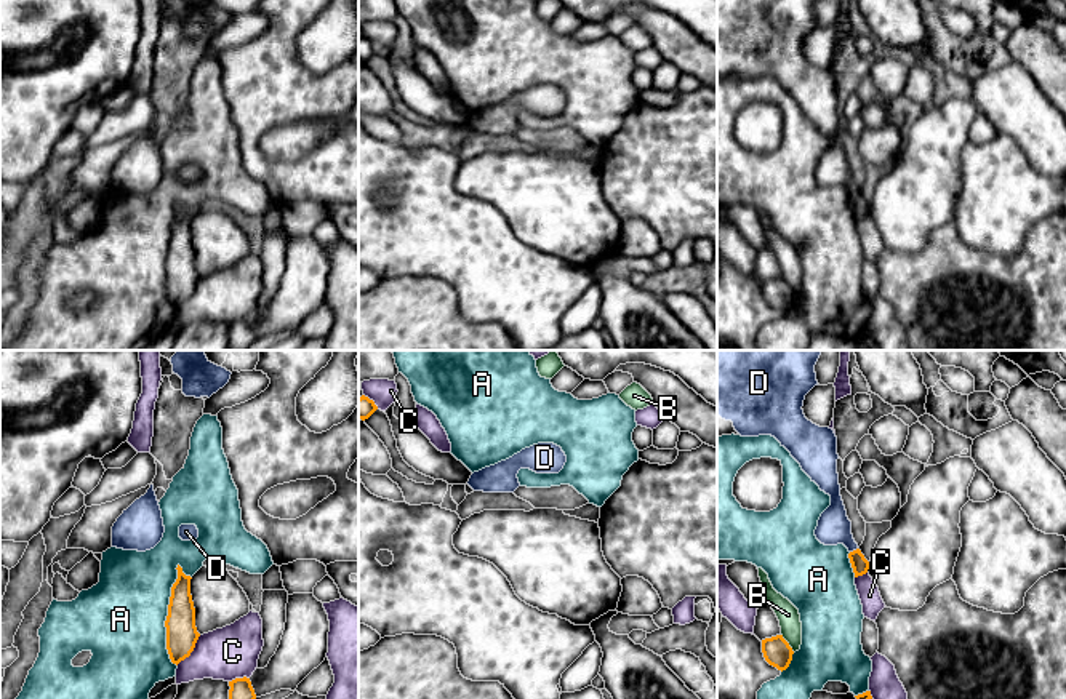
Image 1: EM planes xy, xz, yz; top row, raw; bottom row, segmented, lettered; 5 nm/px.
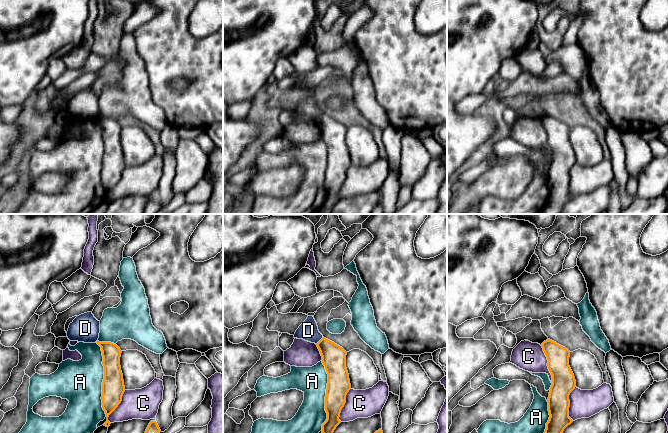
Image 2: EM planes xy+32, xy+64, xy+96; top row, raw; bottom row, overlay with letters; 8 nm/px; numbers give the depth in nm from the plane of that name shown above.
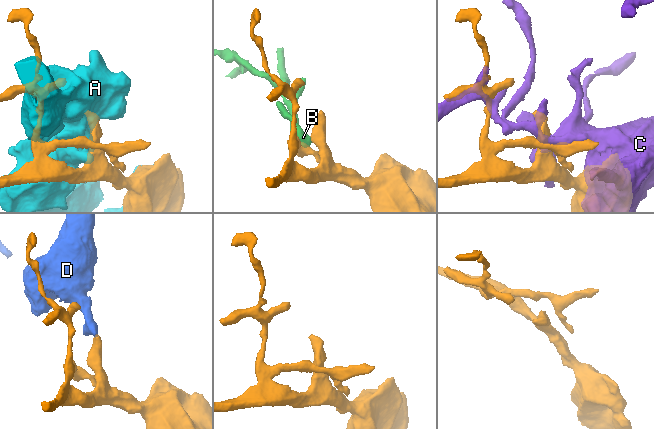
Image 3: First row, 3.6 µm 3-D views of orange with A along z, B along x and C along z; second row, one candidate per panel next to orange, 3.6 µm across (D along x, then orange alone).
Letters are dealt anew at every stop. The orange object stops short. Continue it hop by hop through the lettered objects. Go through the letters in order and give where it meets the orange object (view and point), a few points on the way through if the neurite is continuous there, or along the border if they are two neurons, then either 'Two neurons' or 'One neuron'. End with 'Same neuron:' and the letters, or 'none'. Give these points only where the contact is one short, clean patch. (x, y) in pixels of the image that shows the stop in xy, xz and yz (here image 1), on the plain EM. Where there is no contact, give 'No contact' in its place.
A: Touches orange at xy (168, 256). Two neurons
B: Touches orange at yz (788, 285). Two neurons
C: Touches orange at xy (192, 291). Two neurons
D: Touches orange at yz (853, 192). Boundary: yz (857, 189), (850, 194). Two neurons
Same neuron: none

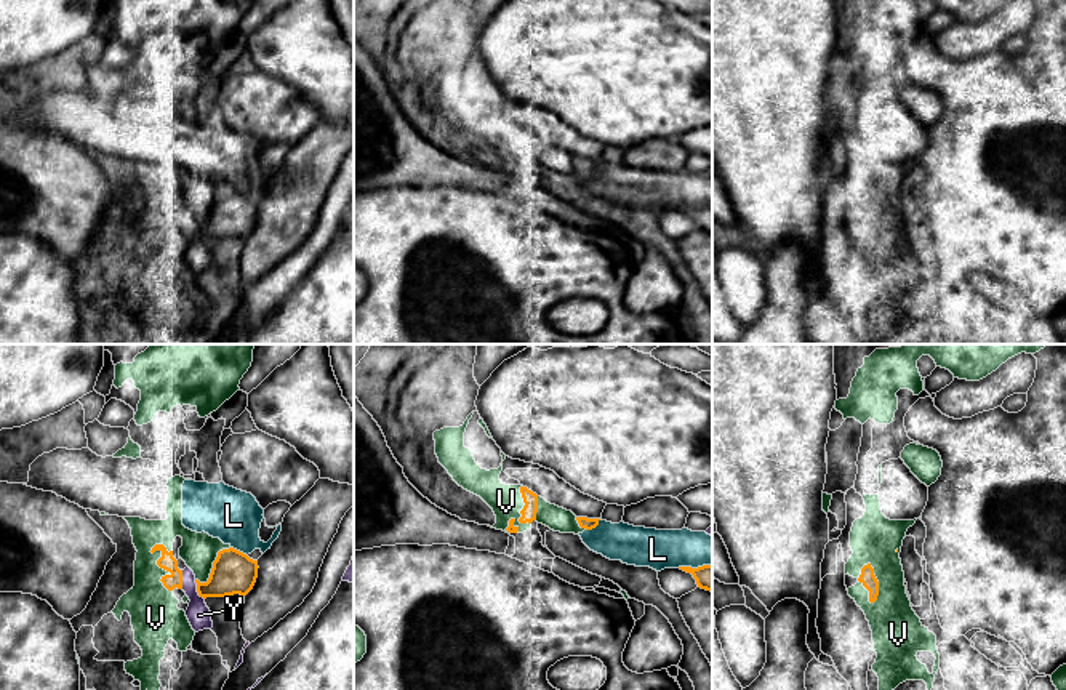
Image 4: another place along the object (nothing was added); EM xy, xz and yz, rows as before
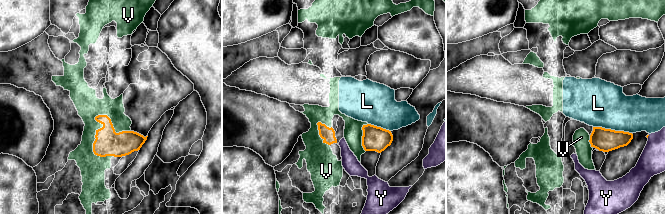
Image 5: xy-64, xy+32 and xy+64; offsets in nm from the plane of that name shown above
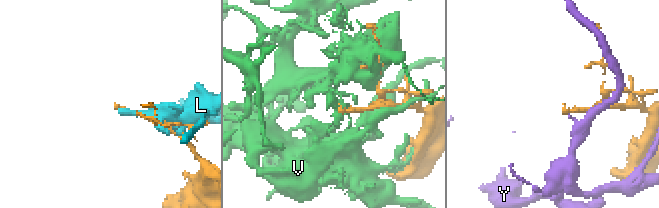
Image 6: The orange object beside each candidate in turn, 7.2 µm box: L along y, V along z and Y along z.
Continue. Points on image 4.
L: Touches orange at xz (594, 168). Two neurons
V: Touches orange at xy (160, 208). Two neurons
Y: Touches orange at xy (197, 231). Two neurons
Same neuron: none

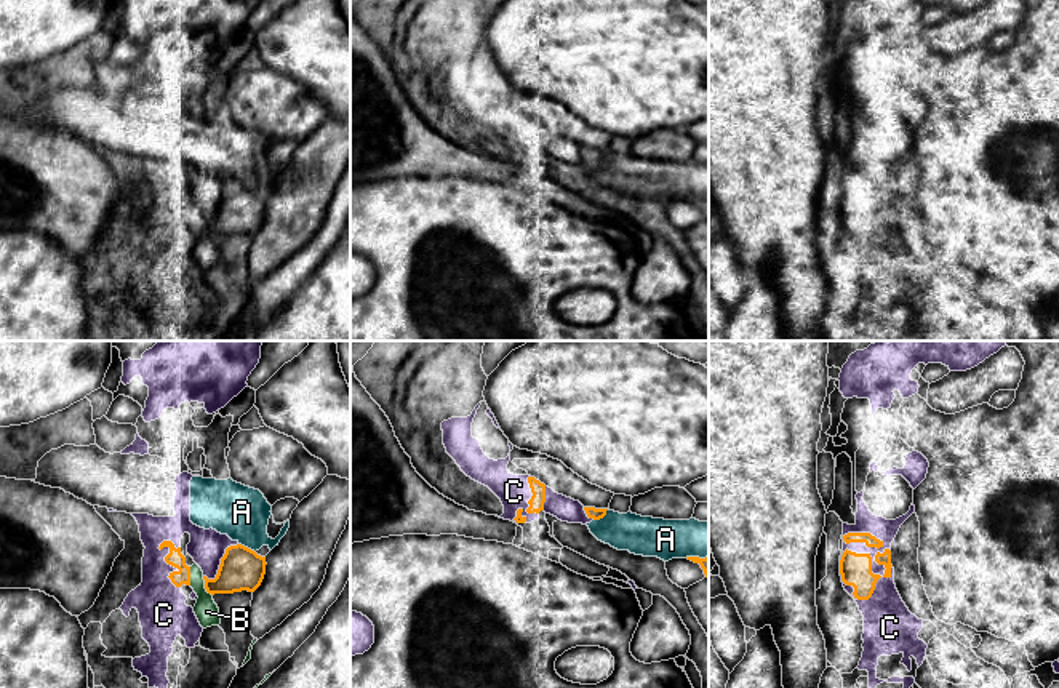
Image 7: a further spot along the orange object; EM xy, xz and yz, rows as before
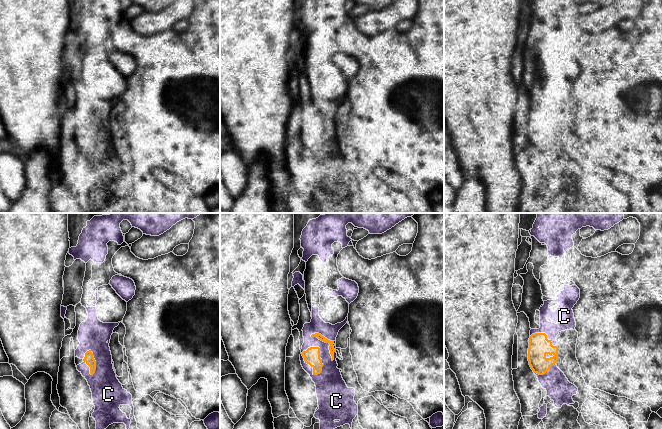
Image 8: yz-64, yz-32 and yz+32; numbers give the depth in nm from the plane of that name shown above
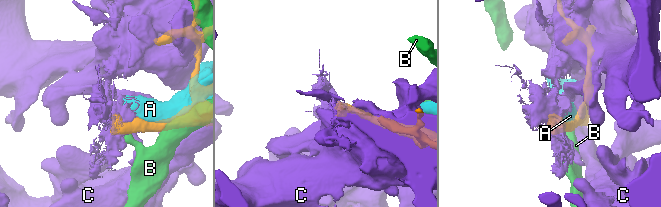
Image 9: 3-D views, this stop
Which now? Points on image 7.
A: Touches orange at xz (602, 159). Two neurons
B: Touches orange at xy (205, 228). Two neurons
C: Touches orange at yz (871, 213). Two neurons
Same neuron: none

